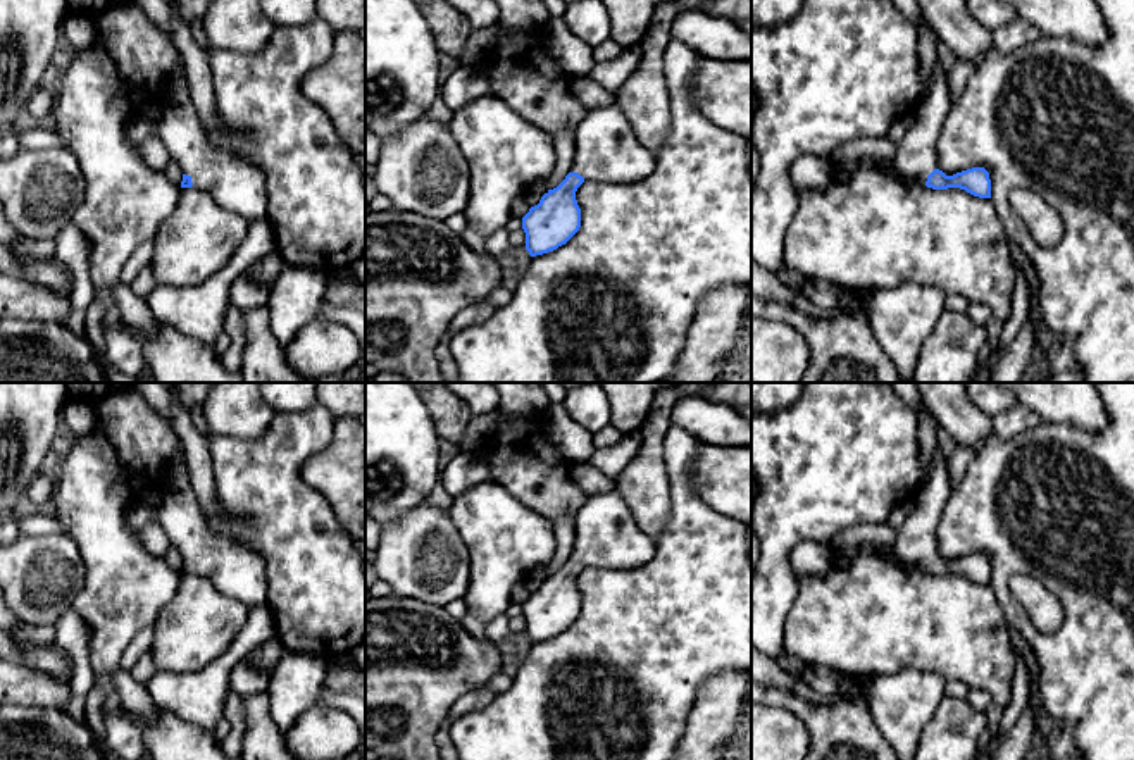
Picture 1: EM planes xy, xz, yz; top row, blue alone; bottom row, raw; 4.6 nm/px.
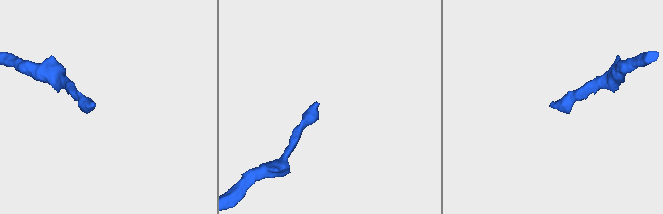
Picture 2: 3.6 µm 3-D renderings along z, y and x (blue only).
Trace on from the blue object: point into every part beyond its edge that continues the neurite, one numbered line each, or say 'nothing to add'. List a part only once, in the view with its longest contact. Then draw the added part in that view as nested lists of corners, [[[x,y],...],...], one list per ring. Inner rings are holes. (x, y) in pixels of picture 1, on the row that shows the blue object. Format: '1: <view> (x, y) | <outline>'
1: yz (915, 157) | [[[936,62],[925,95],[913,107],[915,121],[896,143],[896,155],[882,160],[881,174],[900,181],[913,178],[925,186],[927,176],[938,169],[938,138],[950,103],[948,74]]]

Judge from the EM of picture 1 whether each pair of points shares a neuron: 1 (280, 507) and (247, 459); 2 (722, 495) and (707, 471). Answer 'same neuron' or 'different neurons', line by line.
1: same neuron
2: same neuron

